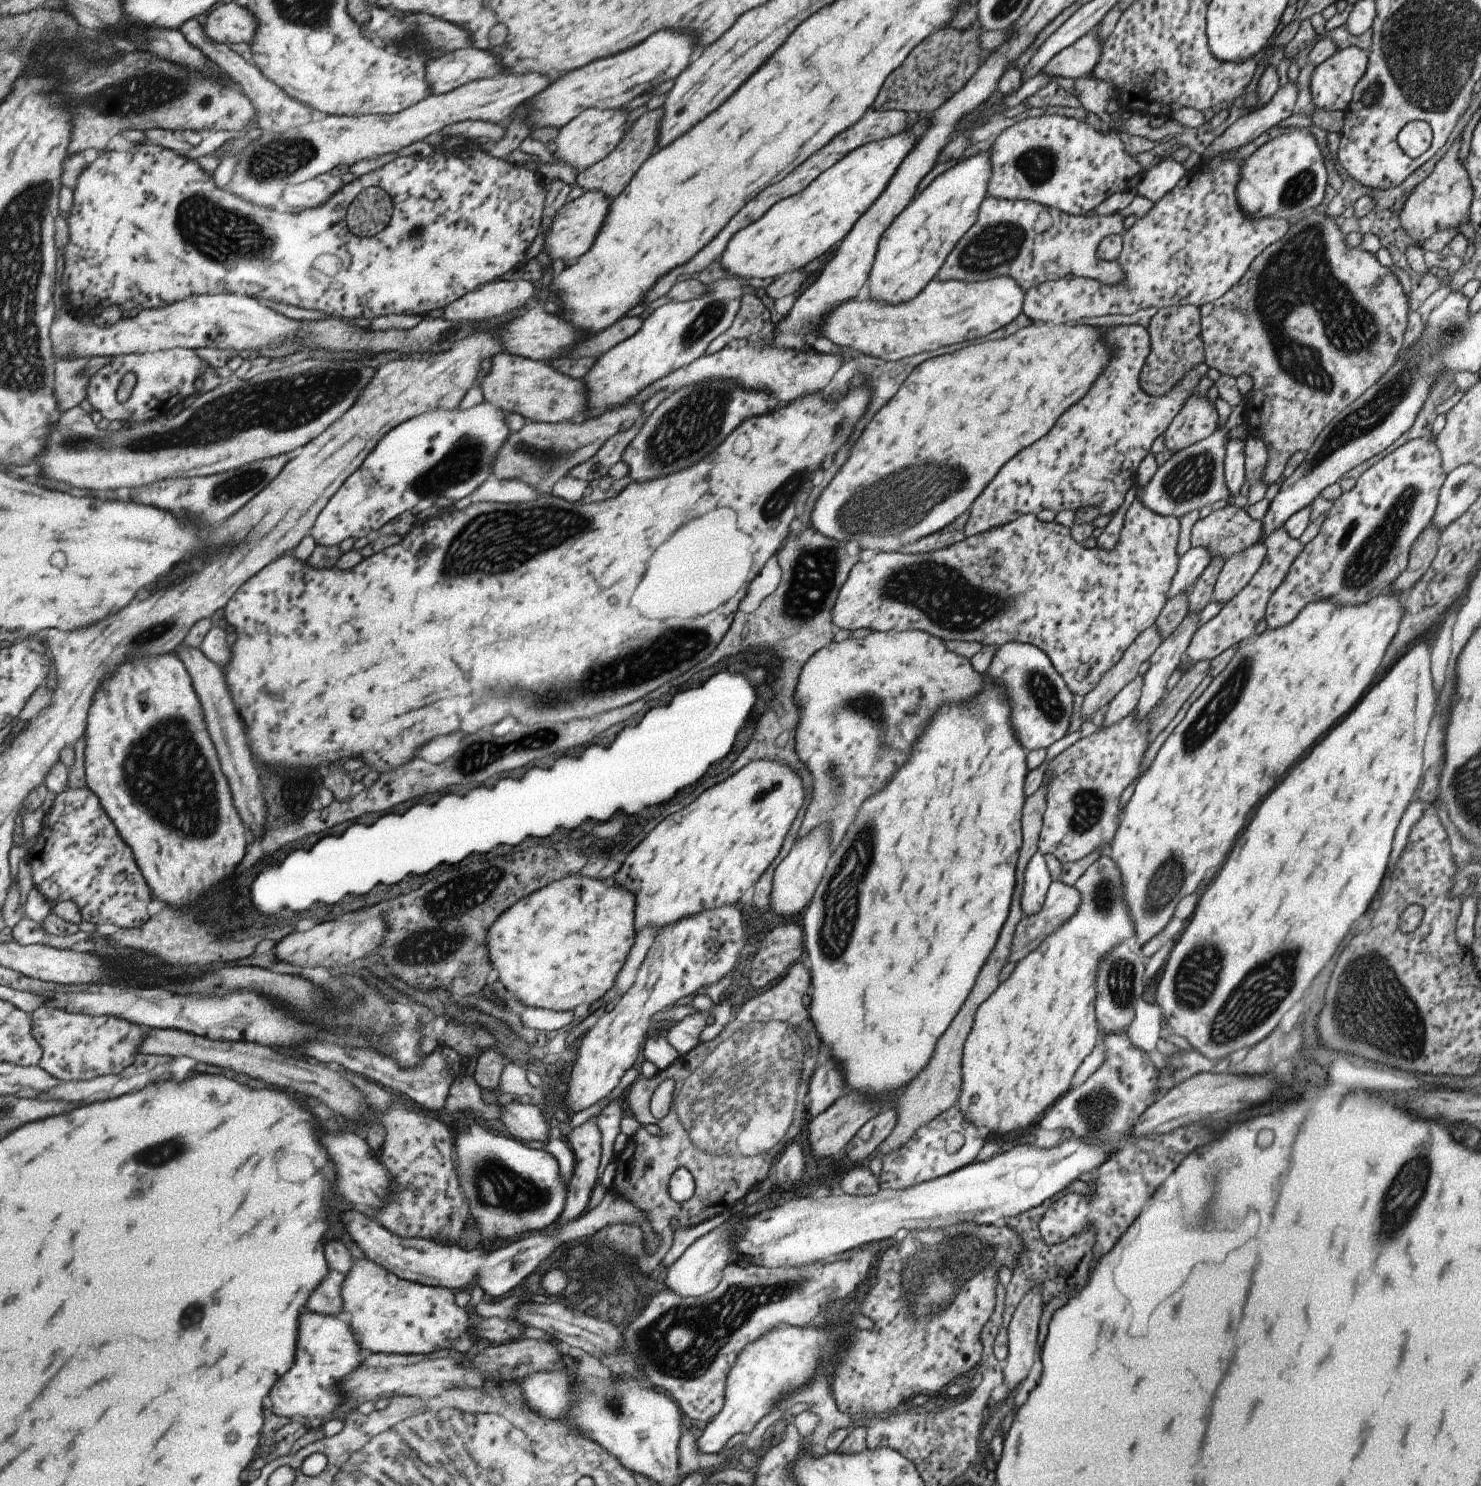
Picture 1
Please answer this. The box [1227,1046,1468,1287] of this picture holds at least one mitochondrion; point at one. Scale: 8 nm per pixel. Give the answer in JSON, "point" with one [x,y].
{"point":[1404,1195]}

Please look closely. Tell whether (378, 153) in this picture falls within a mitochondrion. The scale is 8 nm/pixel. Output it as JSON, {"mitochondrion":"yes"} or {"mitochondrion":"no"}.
{"mitochondrion":"no"}

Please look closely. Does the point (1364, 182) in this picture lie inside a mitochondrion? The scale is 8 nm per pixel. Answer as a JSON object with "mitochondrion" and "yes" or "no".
{"mitochondrion":"no"}

